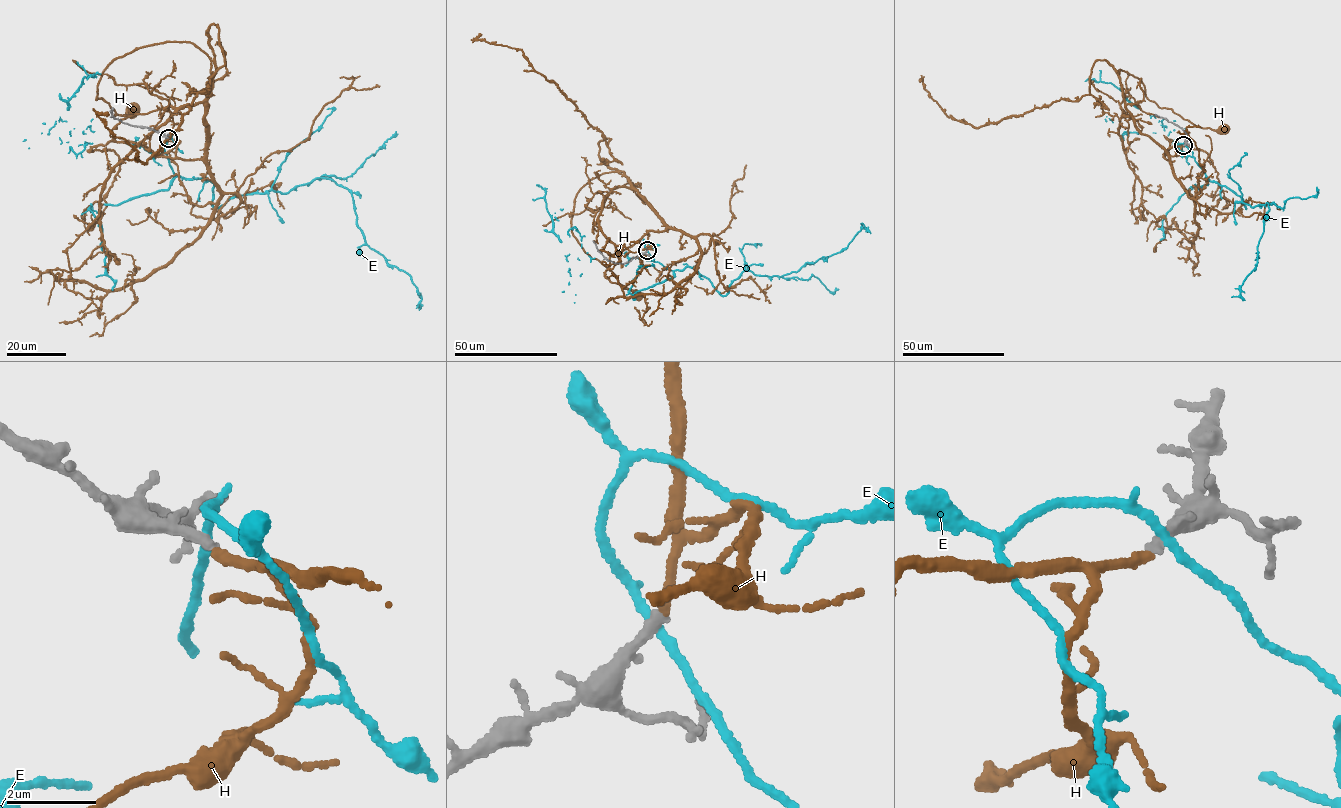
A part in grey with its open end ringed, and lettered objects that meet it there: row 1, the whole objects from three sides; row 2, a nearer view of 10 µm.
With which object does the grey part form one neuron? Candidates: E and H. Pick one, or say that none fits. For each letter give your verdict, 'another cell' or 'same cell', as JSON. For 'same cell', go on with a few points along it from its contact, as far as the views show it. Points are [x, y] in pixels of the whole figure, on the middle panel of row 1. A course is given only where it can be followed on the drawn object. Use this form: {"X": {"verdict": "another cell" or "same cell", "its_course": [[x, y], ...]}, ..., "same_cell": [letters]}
{"E": {"verdict": "another cell"}, "H": {"verdict": "same cell", "its_course": [[647, 250], [647, 231], [666, 227], [629, 179], [605, 172], [584, 185], [571, 220], [574, 237], [637, 294]]}, "same_cell": ["H"]}

